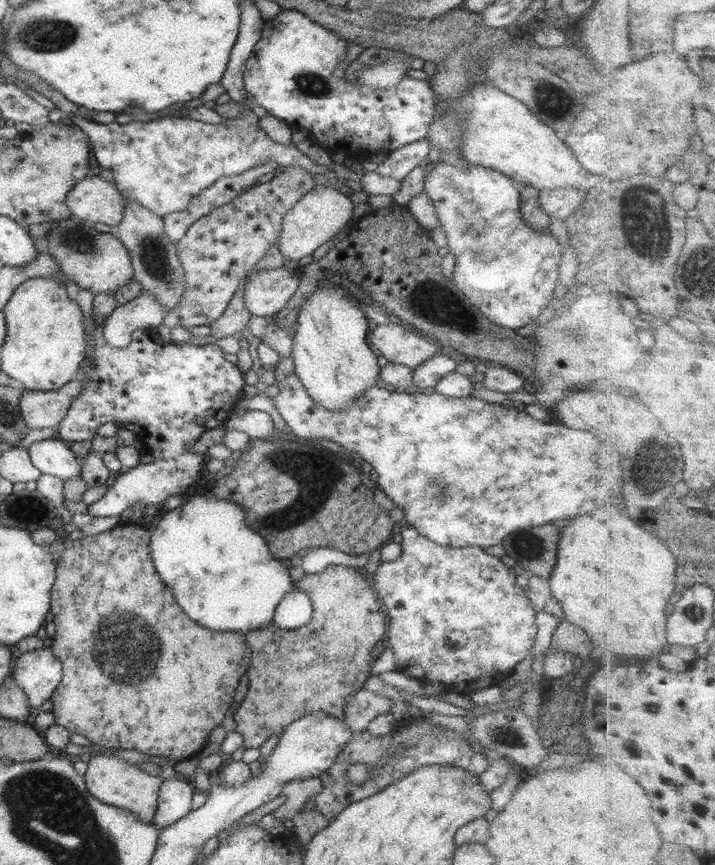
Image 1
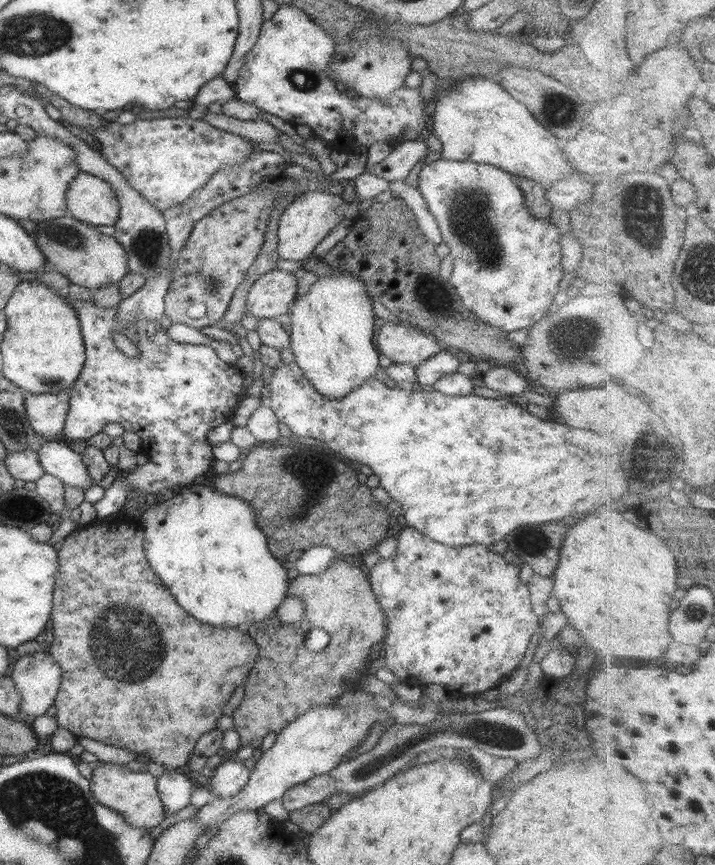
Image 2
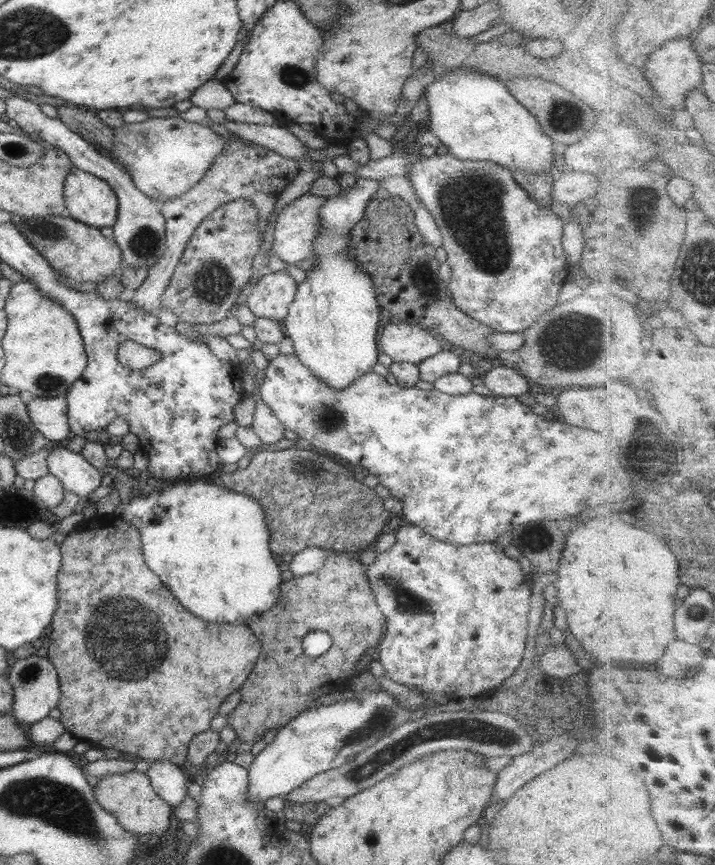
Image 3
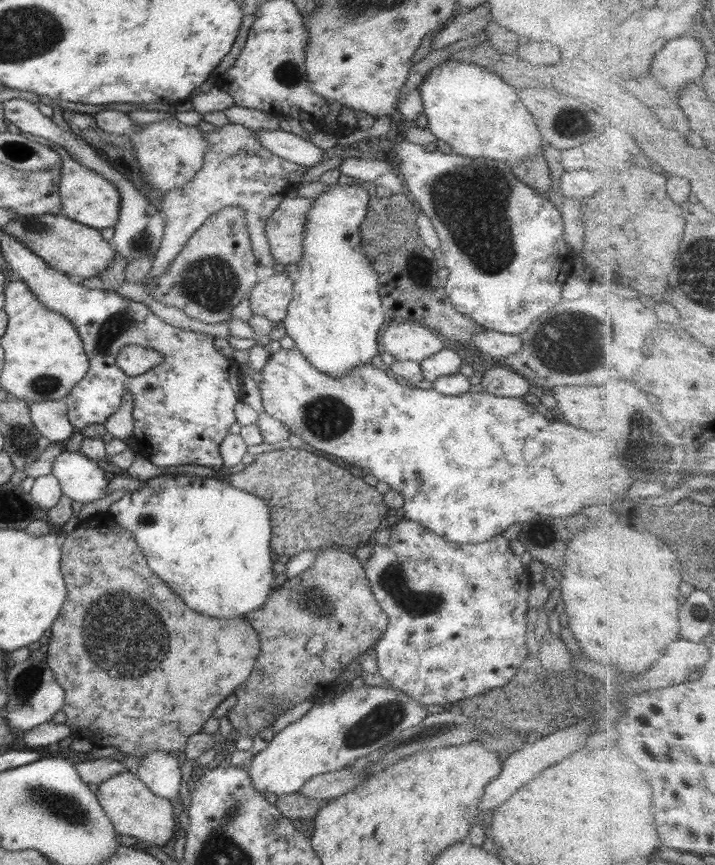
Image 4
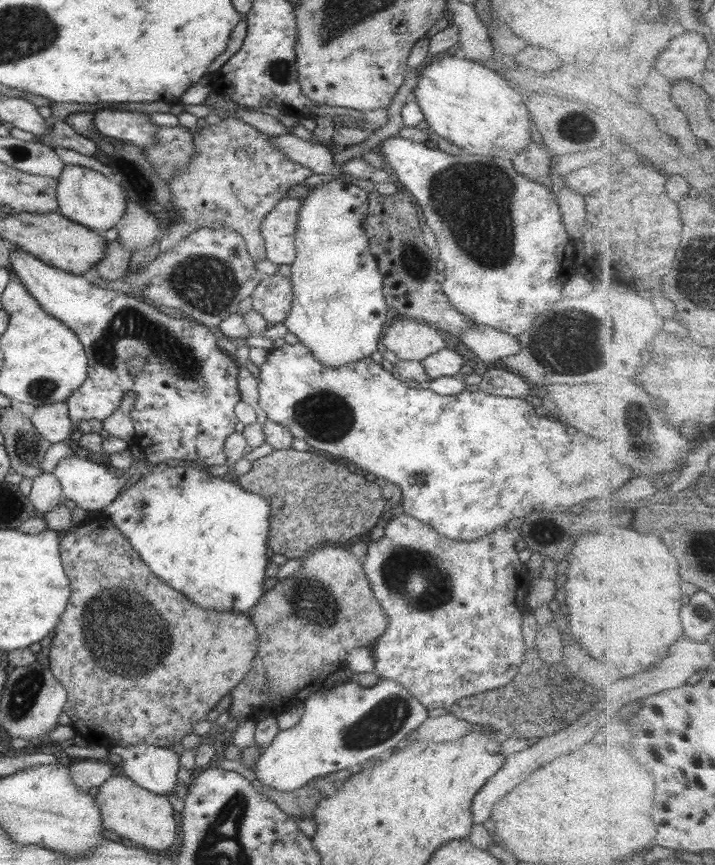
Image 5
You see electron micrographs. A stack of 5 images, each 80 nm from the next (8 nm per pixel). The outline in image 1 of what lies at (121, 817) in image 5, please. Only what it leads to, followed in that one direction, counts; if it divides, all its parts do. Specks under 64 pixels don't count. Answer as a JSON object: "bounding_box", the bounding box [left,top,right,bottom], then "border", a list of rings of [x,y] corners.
{"bounding_box":[83,755,164,824],"border":[[[95,755],[86,762],[87,769],[83,774],[84,785],[89,794],[102,804],[121,808],[133,813],[138,821],[152,824],[152,818],[157,812],[158,788],[164,781],[158,775],[151,776],[141,771],[137,765],[129,764],[122,758],[109,755]]]}

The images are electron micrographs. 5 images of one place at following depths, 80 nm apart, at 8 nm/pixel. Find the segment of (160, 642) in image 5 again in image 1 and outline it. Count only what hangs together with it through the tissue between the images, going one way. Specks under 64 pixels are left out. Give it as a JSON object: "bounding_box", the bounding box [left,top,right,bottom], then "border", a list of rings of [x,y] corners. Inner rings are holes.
{"bounding_box":[47,524,249,764],"border":[[[133,524],[114,526],[101,534],[74,541],[62,540],[63,550],[56,561],[50,590],[55,636],[47,642],[62,666],[62,676],[49,701],[53,704],[54,724],[70,734],[85,737],[91,745],[137,750],[149,756],[163,756],[176,764],[196,756],[211,730],[220,726],[233,701],[235,686],[249,666],[249,650],[239,642],[237,634],[203,630],[181,612],[153,568],[149,542],[150,532],[146,527]],[[203,648],[211,648],[215,656],[193,654]]]}

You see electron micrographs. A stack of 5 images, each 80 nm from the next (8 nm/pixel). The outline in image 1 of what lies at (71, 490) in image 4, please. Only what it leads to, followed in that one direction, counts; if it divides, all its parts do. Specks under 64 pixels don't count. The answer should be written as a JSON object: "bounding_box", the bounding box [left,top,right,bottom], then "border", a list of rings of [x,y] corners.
{"bounding_box":[27,439,81,481],"border":[[[43,439],[32,442],[27,449],[31,465],[41,475],[56,476],[66,481],[80,476],[81,462],[77,462],[73,452],[57,439]]]}

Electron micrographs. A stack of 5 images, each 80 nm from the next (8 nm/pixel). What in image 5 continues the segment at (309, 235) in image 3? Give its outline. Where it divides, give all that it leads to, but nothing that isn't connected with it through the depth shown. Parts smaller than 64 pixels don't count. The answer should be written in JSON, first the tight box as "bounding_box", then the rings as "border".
{"bounding_box":[259,197,300,265],"border":[[[285,197],[265,216],[259,227],[265,258],[274,265],[291,265],[295,259],[294,234],[300,200]]]}

